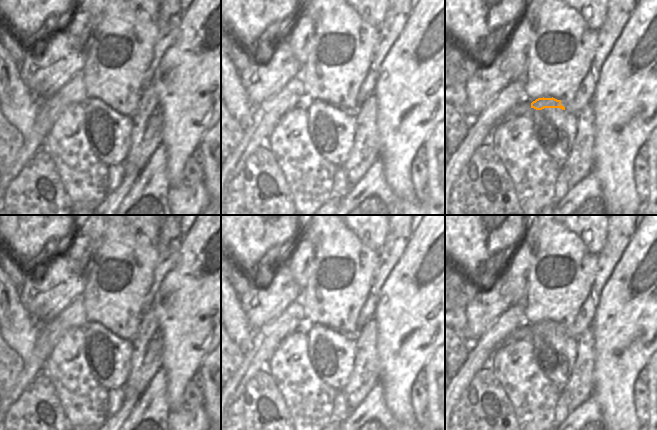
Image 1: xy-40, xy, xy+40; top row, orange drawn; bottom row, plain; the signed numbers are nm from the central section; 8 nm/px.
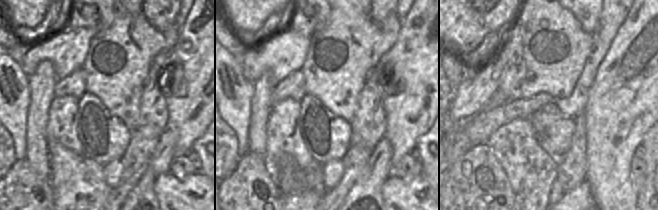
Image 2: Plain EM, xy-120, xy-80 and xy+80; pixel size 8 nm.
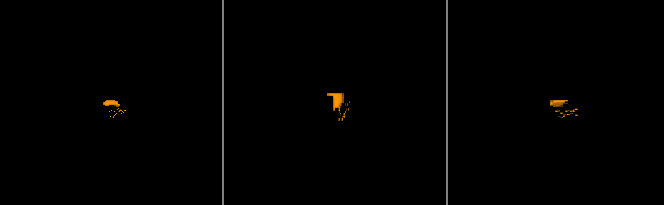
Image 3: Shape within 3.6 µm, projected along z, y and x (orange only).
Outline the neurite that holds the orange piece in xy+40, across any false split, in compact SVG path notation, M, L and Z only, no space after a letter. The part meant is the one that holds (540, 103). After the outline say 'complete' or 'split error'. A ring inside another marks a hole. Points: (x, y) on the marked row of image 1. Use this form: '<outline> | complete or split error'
M608 0L607 15L603 25L597 30L597 49L591 67L579 85L579 89L572 100L557 100L545 96L534 100L522 100L507 114L512 116L531 115L531 109L560 108L570 114L578 114L586 106L591 106L595 87L599 81L601 67L629 21L635 7L635 0Z | split error

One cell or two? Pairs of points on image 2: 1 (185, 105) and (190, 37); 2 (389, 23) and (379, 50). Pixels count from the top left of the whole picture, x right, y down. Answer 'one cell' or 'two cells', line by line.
1: one cell
2: one cell

